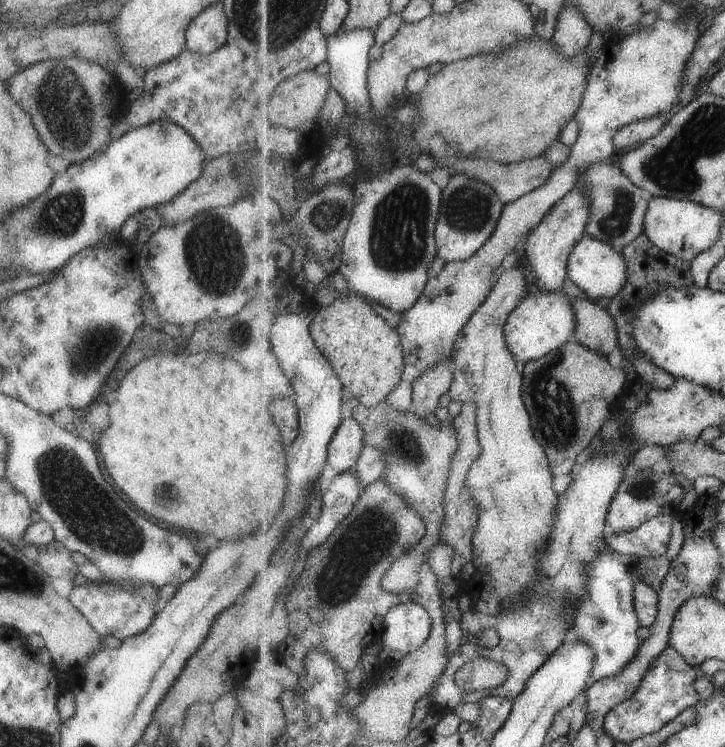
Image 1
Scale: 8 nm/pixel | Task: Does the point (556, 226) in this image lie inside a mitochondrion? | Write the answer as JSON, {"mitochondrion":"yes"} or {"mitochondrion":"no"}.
{"mitochondrion":"no"}

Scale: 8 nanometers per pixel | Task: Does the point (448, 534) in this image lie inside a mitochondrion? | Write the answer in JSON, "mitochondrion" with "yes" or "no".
{"mitochondrion":"no"}

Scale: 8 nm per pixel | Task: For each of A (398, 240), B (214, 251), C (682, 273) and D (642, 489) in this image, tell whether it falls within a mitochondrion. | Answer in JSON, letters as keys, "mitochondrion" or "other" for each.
{"A":"mitochondrion","B":"mitochondrion","C":"other","D":"mitochondrion"}

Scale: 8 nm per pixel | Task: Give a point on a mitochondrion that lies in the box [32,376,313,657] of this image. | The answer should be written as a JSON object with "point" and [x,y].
{"point":[85,508]}

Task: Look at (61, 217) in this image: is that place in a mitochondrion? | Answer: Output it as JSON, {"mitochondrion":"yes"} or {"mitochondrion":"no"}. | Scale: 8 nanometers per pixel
{"mitochondrion":"yes"}

